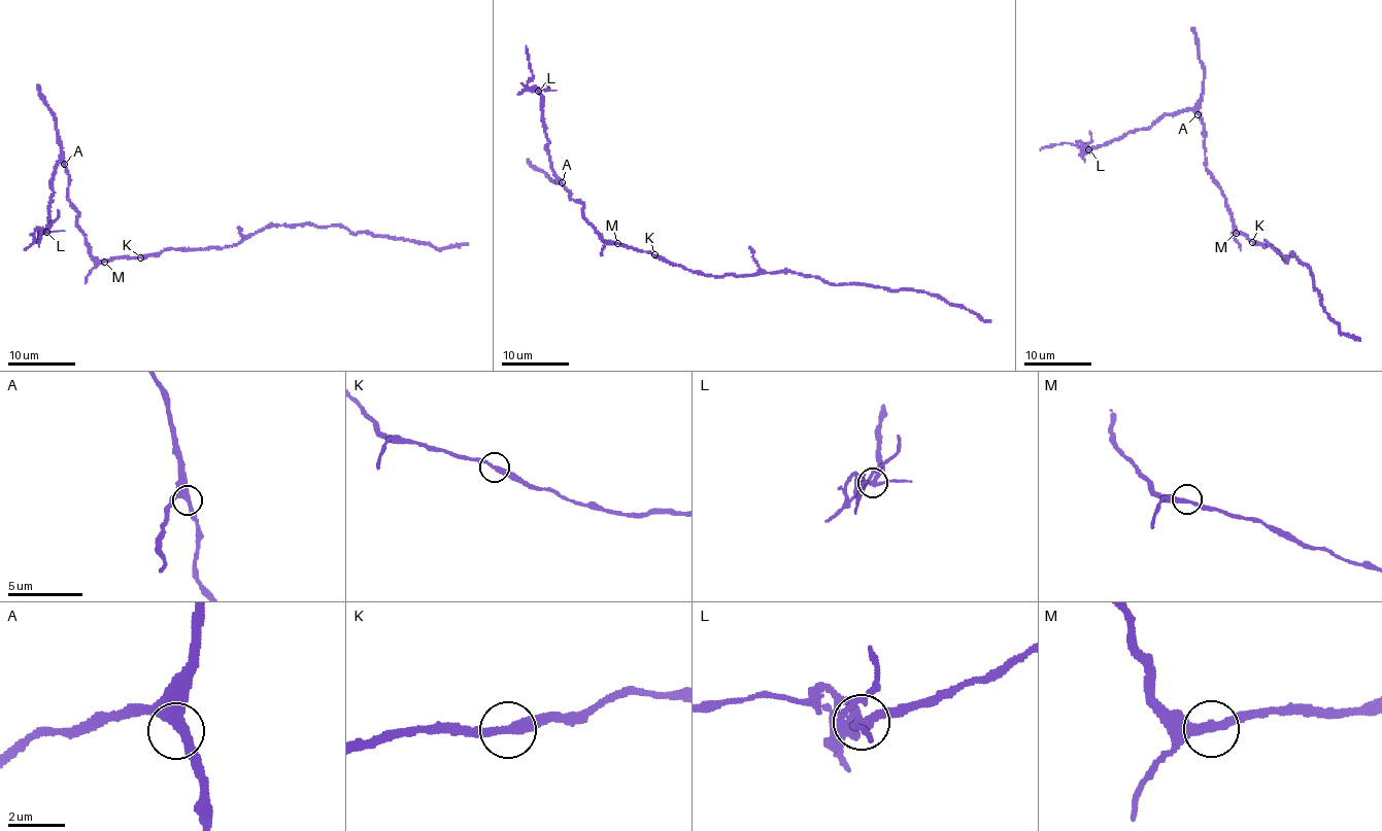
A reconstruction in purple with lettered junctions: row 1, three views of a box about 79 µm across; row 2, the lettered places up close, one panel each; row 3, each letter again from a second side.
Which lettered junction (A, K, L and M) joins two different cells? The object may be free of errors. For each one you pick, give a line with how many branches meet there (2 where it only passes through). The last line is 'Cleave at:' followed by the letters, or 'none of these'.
L: 3 branches meet
Cleave at: L

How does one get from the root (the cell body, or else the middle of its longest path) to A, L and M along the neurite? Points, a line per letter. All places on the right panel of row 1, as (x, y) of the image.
A: (1254, 242), (1237, 232), (1225, 197), (1205, 166), (1205, 124), (1198, 114)
L: (1254, 242), (1237, 232), (1225, 197), (1205, 166), (1205, 124), (1191, 110), (1163, 115), (1150, 127), (1088, 149)
M: (1254, 242), (1236, 233)

